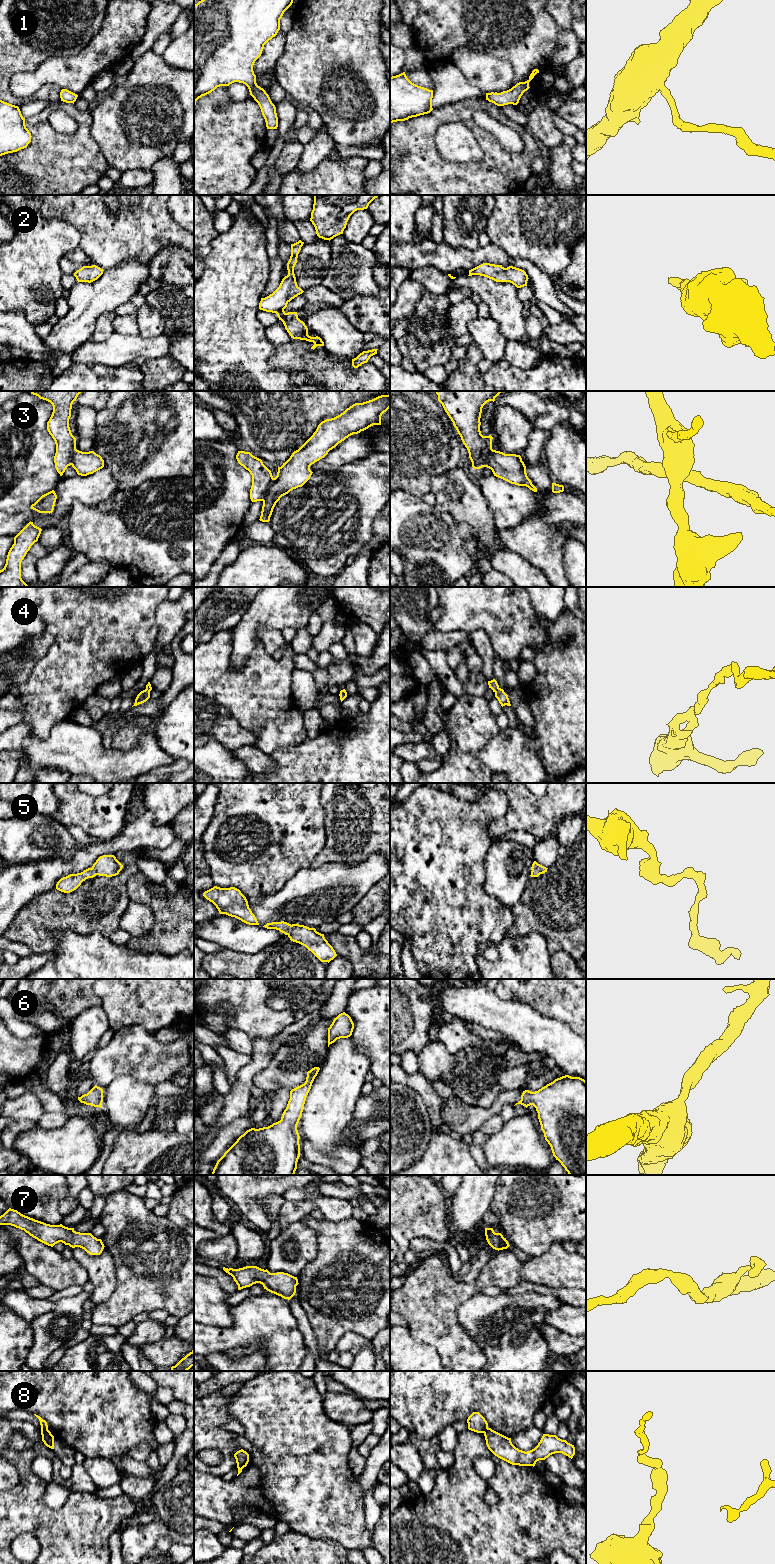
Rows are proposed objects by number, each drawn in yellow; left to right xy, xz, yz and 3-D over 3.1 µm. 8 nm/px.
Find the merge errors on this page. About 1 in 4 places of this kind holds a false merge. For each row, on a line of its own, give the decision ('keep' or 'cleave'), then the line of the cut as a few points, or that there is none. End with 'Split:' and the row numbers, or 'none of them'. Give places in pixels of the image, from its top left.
1: keep; cut none
2: keep; cut none
3: cleave; cut xz (274, 478), (262, 500)
4: keep; cut none
5: keep; cut none
6: keep; cut none
7: keep; cut none
8: cleave; cut xy (41, 1428), (47, 1429)
Split: 3, 8

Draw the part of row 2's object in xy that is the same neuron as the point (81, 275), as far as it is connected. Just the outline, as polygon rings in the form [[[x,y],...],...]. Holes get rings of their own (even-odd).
[[[96,265],[92,266],[83,266],[81,269],[77,270],[74,273],[78,282],[88,282],[91,283],[97,280],[102,274],[103,269]]]

